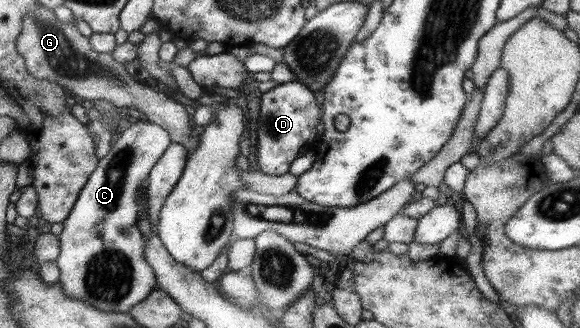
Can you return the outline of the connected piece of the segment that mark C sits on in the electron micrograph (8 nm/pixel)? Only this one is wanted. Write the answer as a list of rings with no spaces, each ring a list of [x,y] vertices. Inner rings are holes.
[[[140,121],[131,125],[112,143],[110,153],[98,161],[94,172],[79,192],[70,214],[63,222],[64,228],[59,237],[60,254],[57,256],[60,270],[59,281],[68,296],[84,301],[91,307],[104,312],[123,312],[142,302],[157,288],[154,269],[145,257],[145,240],[138,229],[137,194],[145,185],[154,165],[173,142],[166,130],[149,121]]]

